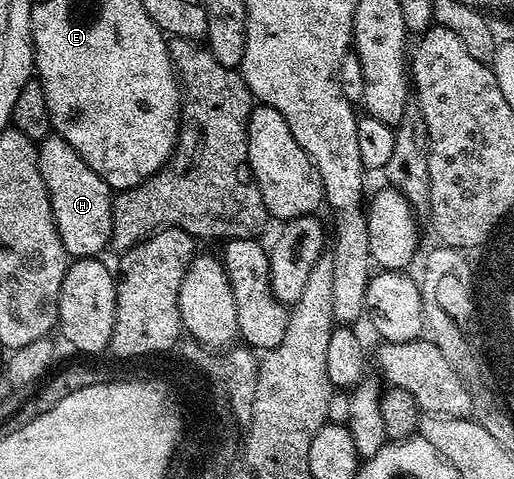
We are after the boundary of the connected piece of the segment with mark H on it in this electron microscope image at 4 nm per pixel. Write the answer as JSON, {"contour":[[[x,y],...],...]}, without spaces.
{"contour":[[[50,134],[39,141],[38,170],[42,174],[42,182],[46,182],[46,194],[50,198],[50,210],[54,214],[54,222],[58,234],[62,238],[62,246],[69,257],[99,257],[103,248],[109,247],[112,238],[112,201],[113,189],[66,142],[58,135]]]}

